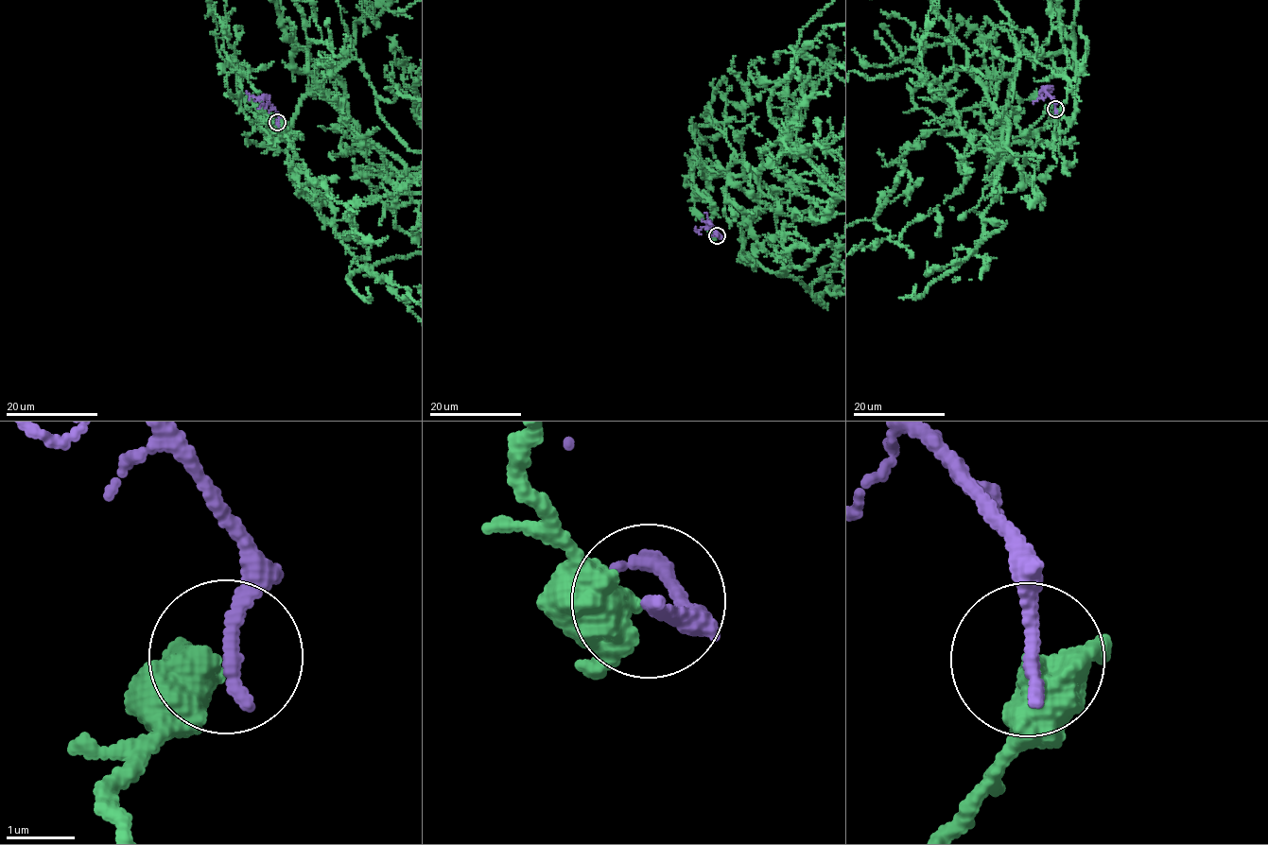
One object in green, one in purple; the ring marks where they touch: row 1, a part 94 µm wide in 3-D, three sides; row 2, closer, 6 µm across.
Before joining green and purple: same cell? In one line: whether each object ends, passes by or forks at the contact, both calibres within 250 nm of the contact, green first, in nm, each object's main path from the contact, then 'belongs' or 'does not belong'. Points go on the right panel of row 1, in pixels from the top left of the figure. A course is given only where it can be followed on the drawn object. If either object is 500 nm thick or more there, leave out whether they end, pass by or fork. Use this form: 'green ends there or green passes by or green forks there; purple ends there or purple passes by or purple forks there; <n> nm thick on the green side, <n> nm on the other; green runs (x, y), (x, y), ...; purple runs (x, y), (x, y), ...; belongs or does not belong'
green passes by; purple ends there; 440 nm thick on the green side, 260 nm on the other; green runs (1055, 110), (1020, 144), (987, 137), (999, 190), (975, 252), (1046, 181), (1077, 109); purple runs (1055, 110), (1054, 100), (1045, 90), (1050, 91), (1048, 94); does not belong

